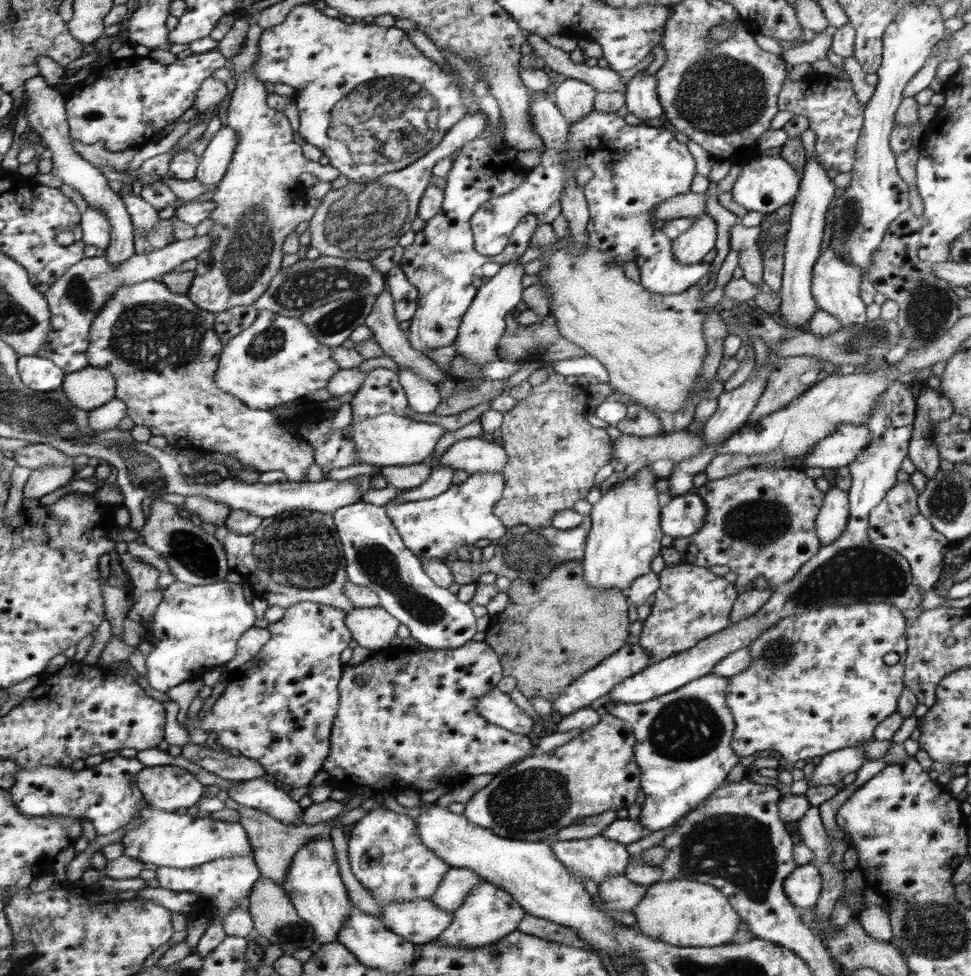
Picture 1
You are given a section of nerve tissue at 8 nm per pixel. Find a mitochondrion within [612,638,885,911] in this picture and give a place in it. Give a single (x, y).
(731, 847)

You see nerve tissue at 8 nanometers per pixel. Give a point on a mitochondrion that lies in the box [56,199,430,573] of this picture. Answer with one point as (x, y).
(151, 335)

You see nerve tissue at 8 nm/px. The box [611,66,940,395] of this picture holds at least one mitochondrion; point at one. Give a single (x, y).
(849, 210)

